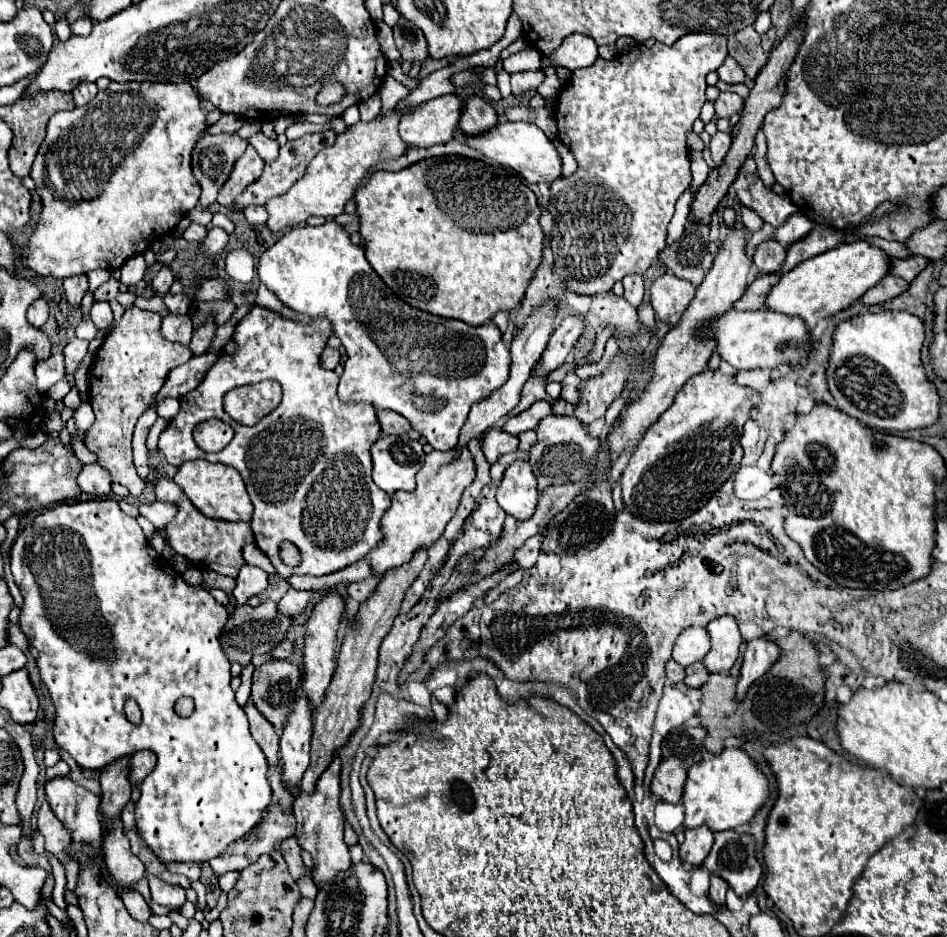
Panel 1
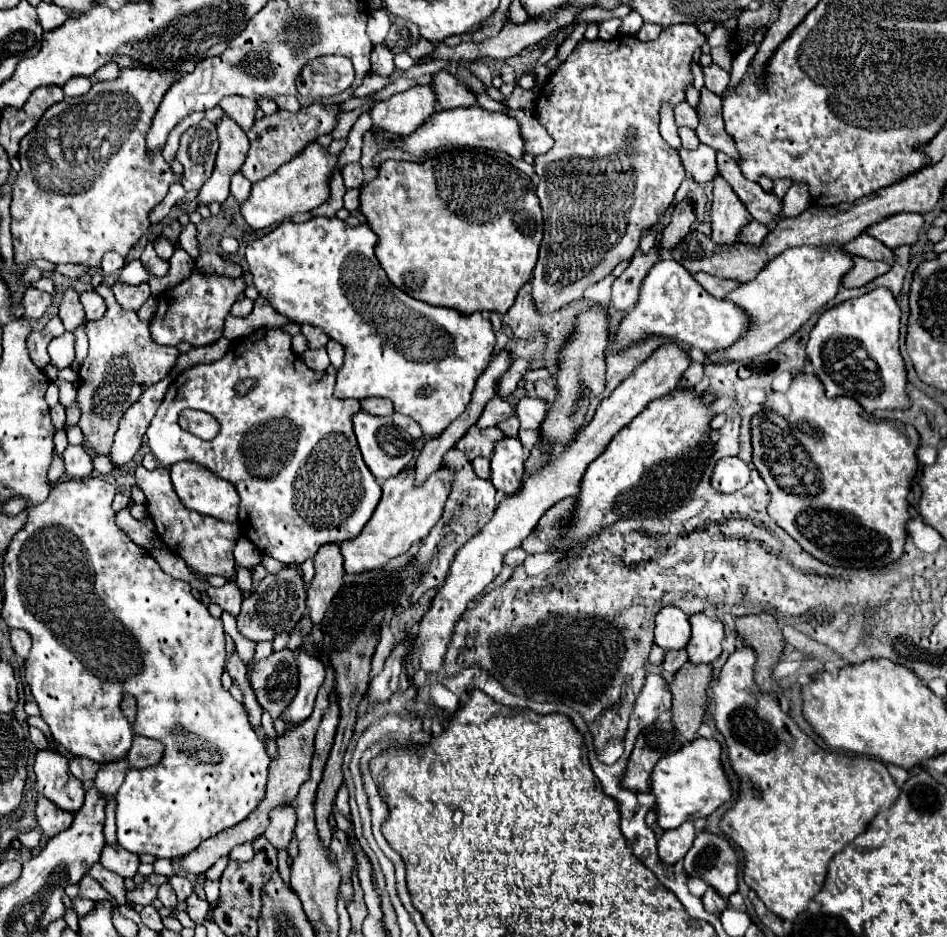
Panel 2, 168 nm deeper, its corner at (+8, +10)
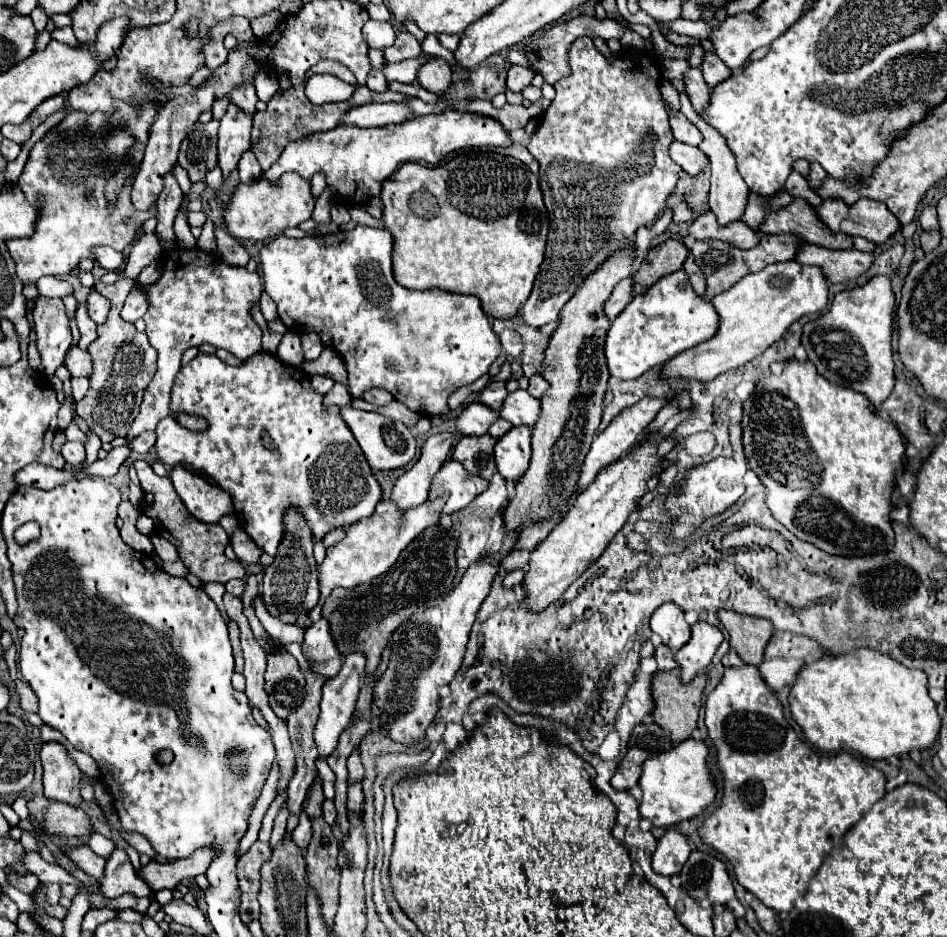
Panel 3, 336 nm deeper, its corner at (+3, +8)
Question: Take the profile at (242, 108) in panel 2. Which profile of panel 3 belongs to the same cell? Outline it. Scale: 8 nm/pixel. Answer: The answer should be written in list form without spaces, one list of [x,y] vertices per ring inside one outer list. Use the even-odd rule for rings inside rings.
[[[241,86],[237,90],[233,90],[233,94],[229,94],[229,100],[239,106],[239,110],[243,110],[245,114],[255,114],[255,104],[257,104],[257,94],[253,86]]]

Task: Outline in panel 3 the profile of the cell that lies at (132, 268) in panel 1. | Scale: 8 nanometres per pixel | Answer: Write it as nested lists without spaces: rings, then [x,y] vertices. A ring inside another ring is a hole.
[[[101,246],[101,250],[97,250],[97,262],[107,270],[107,272],[117,272],[123,266],[123,254],[115,252],[113,248],[105,248]]]

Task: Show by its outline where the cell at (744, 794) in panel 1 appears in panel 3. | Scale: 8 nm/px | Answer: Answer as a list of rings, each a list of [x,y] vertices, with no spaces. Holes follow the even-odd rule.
[[[693,738],[679,742],[669,752],[649,758],[643,764],[643,774],[639,778],[639,788],[643,790],[643,798],[639,804],[641,816],[649,818],[653,826],[673,828],[683,820],[699,816],[707,806],[711,806],[717,798],[717,784],[709,772],[707,758],[709,758],[707,744],[697,742]]]

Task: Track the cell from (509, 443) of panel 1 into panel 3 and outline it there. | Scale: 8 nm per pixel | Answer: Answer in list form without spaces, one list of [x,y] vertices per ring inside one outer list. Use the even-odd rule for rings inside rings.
[[[485,434],[485,436],[463,436],[455,450],[453,450],[453,460],[461,462],[471,474],[483,476],[489,480],[495,472],[495,462],[493,462],[493,446],[495,438]]]

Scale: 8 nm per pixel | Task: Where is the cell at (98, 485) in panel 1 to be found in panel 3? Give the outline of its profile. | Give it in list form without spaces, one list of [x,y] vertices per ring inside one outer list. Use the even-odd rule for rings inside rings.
[[[65,442],[61,454],[71,466],[81,466],[85,462],[85,446],[81,442]]]

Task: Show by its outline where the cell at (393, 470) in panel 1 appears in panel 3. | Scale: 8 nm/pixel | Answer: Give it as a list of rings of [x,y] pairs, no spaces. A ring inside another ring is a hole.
[[[349,406],[341,408],[341,416],[343,416],[345,424],[351,428],[351,432],[355,434],[355,438],[357,438],[361,450],[365,452],[365,458],[373,470],[395,470],[395,468],[407,466],[413,460],[413,456],[417,452],[417,442],[415,442],[413,432],[403,422],[395,422],[377,412],[365,412],[365,410],[349,408]]]

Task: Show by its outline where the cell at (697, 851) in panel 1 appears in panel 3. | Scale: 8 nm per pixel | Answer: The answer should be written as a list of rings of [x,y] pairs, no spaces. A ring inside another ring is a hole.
[[[669,828],[661,840],[657,842],[657,850],[653,854],[653,870],[663,876],[673,876],[681,872],[681,866],[689,858],[689,838],[675,828]]]

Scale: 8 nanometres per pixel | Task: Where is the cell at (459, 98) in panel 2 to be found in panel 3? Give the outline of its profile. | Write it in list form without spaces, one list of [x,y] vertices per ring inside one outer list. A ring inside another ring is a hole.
[[[431,58],[431,60],[433,62],[427,62],[419,70],[419,84],[429,92],[445,94],[453,84],[453,72],[445,60],[441,58]]]

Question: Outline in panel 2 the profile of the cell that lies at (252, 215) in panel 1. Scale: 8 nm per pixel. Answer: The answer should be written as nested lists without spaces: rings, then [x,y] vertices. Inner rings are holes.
[[[238,170],[238,172],[232,176],[230,190],[232,190],[232,194],[236,196],[238,202],[244,202],[244,200],[248,198],[248,194],[250,194],[250,182],[248,182],[248,178],[244,178],[242,170]]]

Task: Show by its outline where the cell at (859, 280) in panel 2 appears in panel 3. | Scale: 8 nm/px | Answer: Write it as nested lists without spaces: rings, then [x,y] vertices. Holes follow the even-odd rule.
[[[805,244],[799,248],[797,258],[801,264],[815,264],[823,268],[823,274],[829,282],[857,282],[863,274],[867,274],[873,266],[875,256],[859,250],[829,250],[813,244]]]

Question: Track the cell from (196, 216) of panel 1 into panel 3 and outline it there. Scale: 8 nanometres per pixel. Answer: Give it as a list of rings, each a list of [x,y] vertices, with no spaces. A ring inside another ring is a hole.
[[[233,104],[227,106],[227,112],[221,118],[219,126],[219,168],[223,170],[223,178],[237,170],[241,154],[251,148],[251,126],[251,116],[241,114],[241,110],[237,110]]]

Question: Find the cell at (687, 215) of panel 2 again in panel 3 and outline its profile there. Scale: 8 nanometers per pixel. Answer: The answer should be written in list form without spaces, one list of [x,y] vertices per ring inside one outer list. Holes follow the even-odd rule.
[[[669,238],[663,244],[659,244],[655,250],[649,250],[639,272],[633,276],[635,294],[645,292],[665,274],[671,274],[683,268],[685,258],[687,258],[687,248],[681,238]]]

